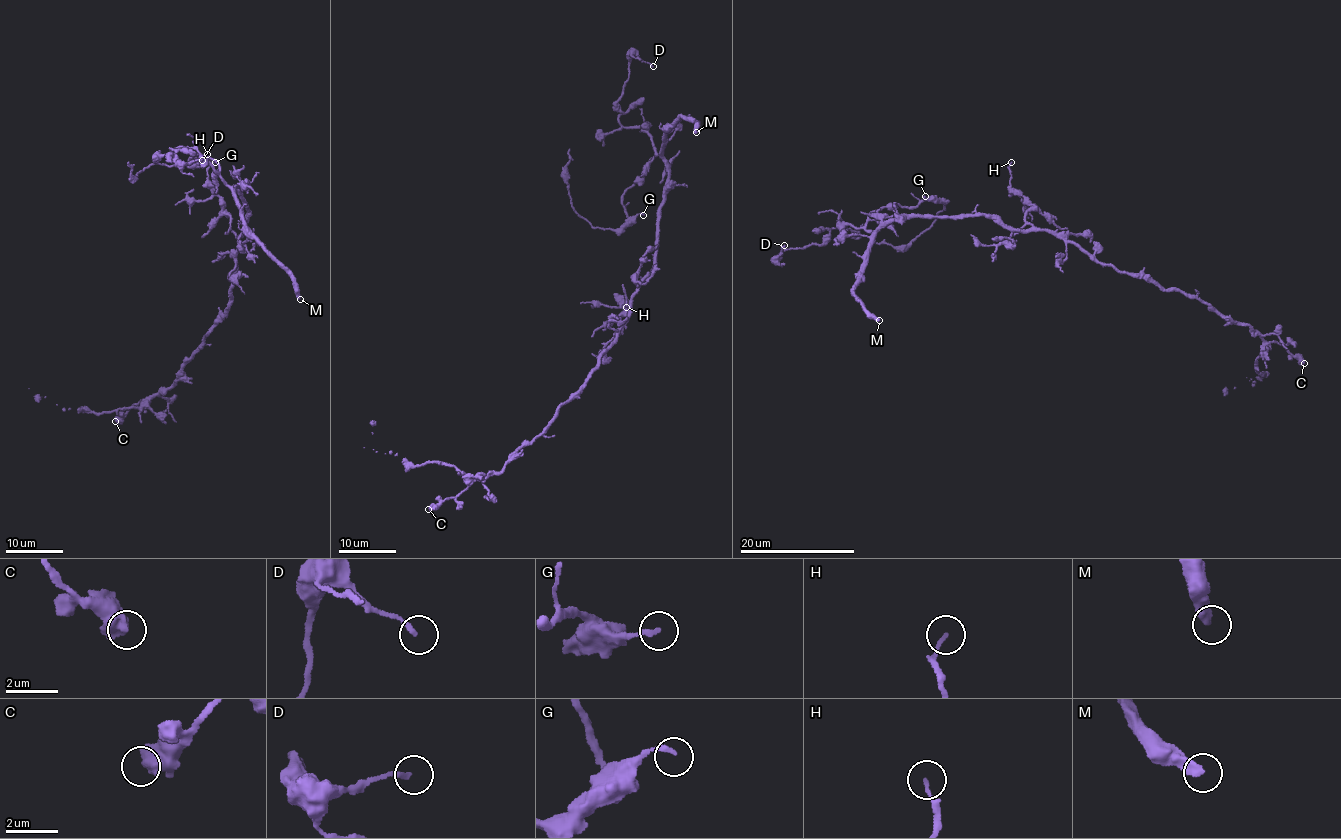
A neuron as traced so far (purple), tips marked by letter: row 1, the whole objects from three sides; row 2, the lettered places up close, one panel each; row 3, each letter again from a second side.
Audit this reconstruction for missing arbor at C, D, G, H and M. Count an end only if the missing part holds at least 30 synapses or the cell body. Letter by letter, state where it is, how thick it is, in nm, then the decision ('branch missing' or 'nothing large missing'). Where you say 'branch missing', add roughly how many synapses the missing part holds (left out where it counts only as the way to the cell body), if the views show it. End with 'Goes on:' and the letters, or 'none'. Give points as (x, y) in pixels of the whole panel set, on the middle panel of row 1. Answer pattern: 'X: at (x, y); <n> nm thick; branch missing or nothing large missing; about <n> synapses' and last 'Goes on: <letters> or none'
C: at (428, 509); 650 nm thick; nothing large missing
D: at (653, 66); 170 nm thick; nothing large missing
G: at (643, 215); 170 nm thick; nothing large missing
H: at (626, 307); 130 nm thick; nothing large missing
M: at (696, 132); 400 nm thick; branch missing; about 1500 synapses
Goes on: M

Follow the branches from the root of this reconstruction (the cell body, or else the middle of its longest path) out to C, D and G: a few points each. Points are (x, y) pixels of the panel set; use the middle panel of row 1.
C: (629, 314), (617, 341), (599, 356), (584, 388), (560, 406), (543, 432), (503, 469), (475, 479), (428, 509)
D: (629, 314), (633, 293), (653, 269), (668, 165), (648, 129), (620, 123), (617, 103), (634, 56), (653, 66)
G: (629, 314), (633, 293), (653, 269), (668, 175), (654, 149), (622, 201), (630, 217), (643, 215)

